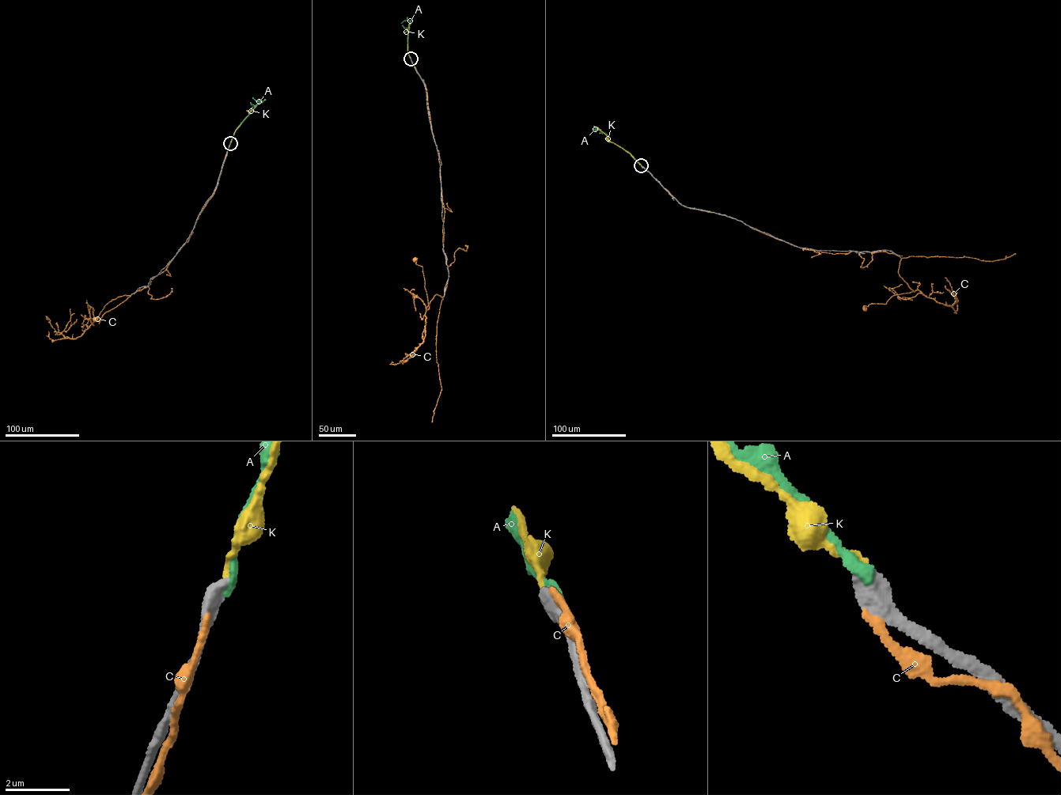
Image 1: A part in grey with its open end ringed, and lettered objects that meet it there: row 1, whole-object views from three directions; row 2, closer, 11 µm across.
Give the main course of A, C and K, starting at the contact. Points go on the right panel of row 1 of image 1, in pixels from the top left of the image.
A: (641, 165), (627, 151), (608, 141), (606, 134), (595, 130), (596, 128)
C: (641, 166), (683, 206), (734, 218), (795, 246), (899, 256), (898, 273), (914, 291), (865, 308)
K: (641, 164), (629, 153), (609, 141), (596, 126)

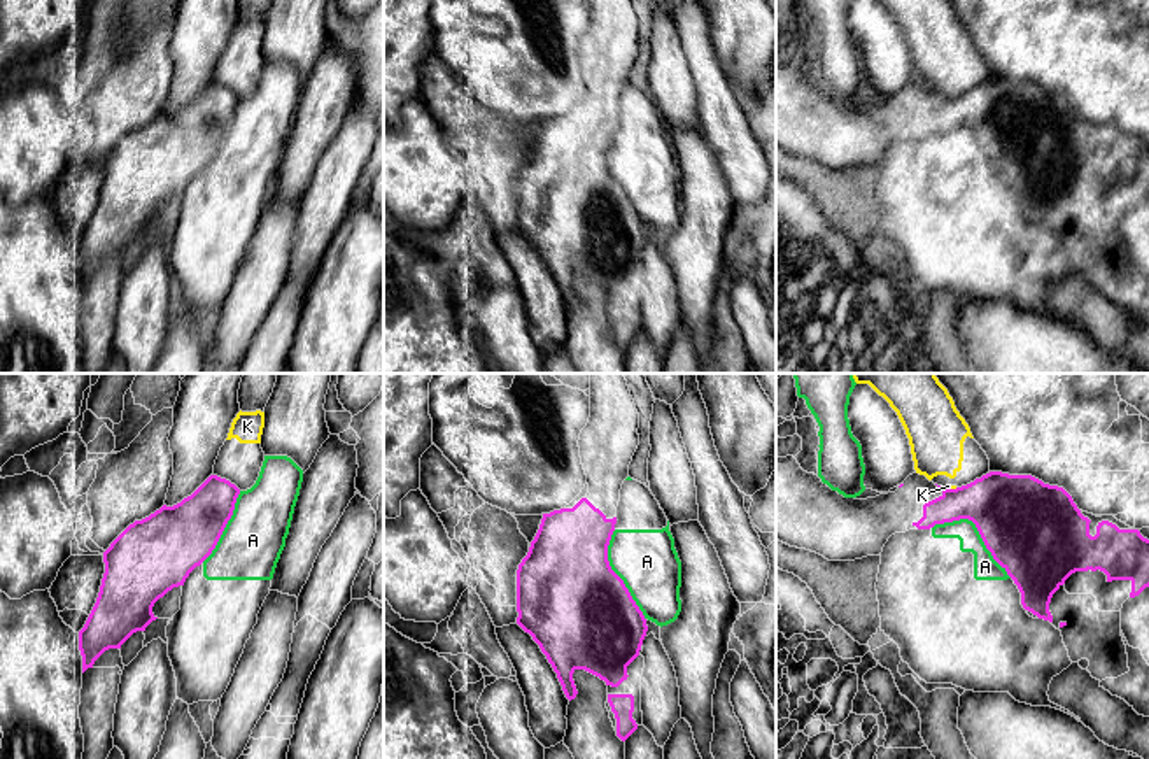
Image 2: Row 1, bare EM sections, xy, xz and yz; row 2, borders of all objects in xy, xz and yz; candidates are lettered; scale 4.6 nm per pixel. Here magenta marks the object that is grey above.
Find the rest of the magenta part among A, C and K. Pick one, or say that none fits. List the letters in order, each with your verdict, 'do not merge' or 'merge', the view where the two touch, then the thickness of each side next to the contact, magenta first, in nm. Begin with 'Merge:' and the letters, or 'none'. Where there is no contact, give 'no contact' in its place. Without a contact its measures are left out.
Merge: none
A: do not merge; meets magenta in yz; 440 nm thick on the magenta side, 110 nm on the other
C: do not merge; no contact
K: do not merge; meets magenta in yz; 300 nm thick on the magenta side, 20 nm on the other

